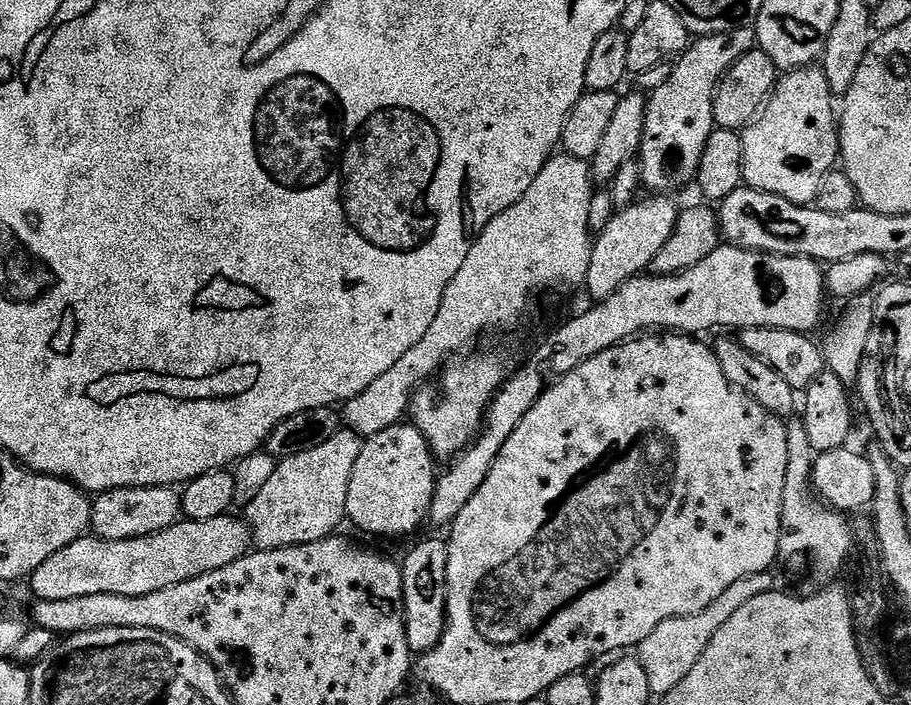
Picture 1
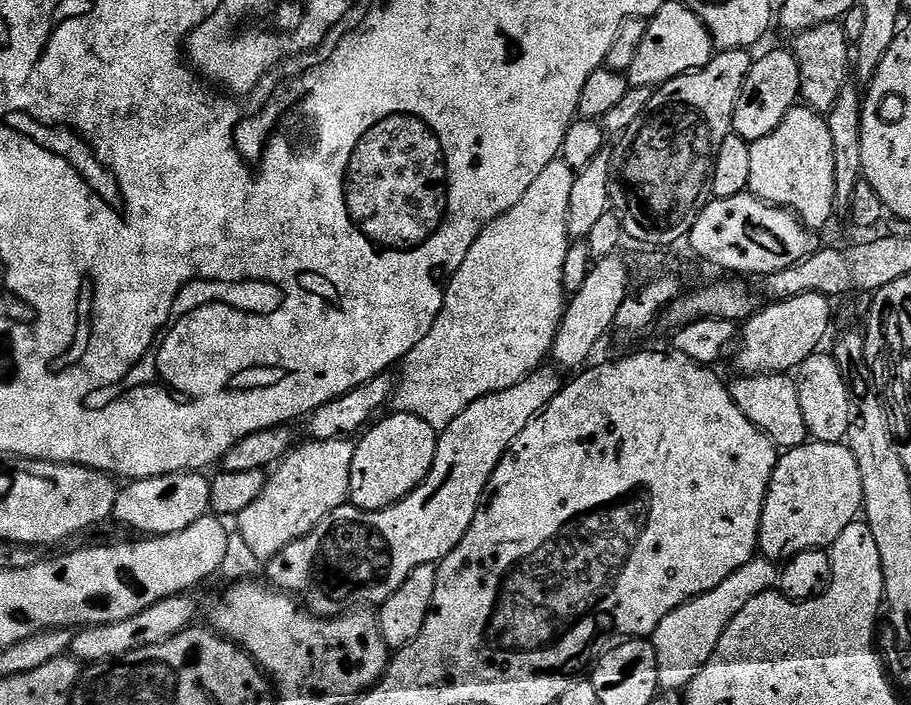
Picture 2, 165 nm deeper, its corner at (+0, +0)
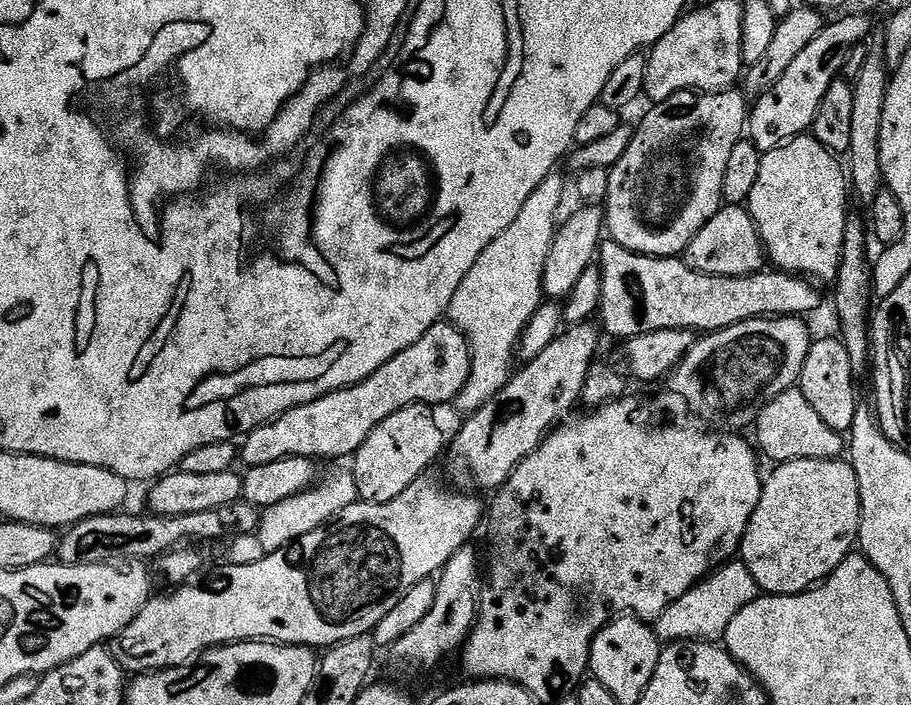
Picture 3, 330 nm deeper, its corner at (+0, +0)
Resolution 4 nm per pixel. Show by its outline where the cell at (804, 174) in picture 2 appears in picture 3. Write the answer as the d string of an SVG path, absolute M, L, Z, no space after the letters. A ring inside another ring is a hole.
M811 134L795 136L780 147L763 153L762 170L758 170L758 182L754 190L750 190L746 207L760 232L760 242L766 249L767 259L773 260L779 271L799 274L816 282L835 281L840 273L846 222L850 215L850 180L841 161L839 164L836 160L839 159Z

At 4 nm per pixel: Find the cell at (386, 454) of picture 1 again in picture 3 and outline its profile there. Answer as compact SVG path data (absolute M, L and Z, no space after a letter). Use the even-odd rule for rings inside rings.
M411 404L390 414L390 418L386 418L381 424L374 426L374 430L370 430L370 438L362 442L351 461L353 464L350 464L350 471L357 484L357 494L363 503L384 505L386 502L394 502L394 498L398 498L402 490L406 490L419 476L425 475L431 469L428 467L439 458L443 448L445 451L446 436L444 440L444 432L440 429L439 422L432 417L432 412L433 409L429 405Z

